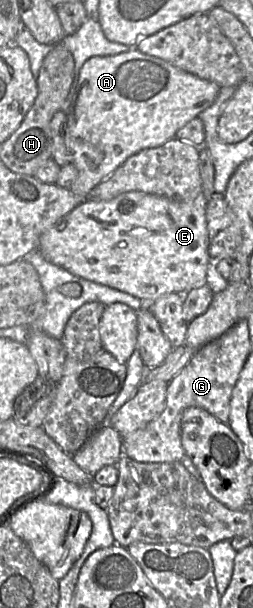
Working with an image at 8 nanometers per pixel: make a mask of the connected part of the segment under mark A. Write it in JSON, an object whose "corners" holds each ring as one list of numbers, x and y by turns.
{"corners":[[137,49,86,60,66,112,71,164,78,171,69,190,85,197,130,156,174,138,180,128,214,103,220,89,214,82]]}

